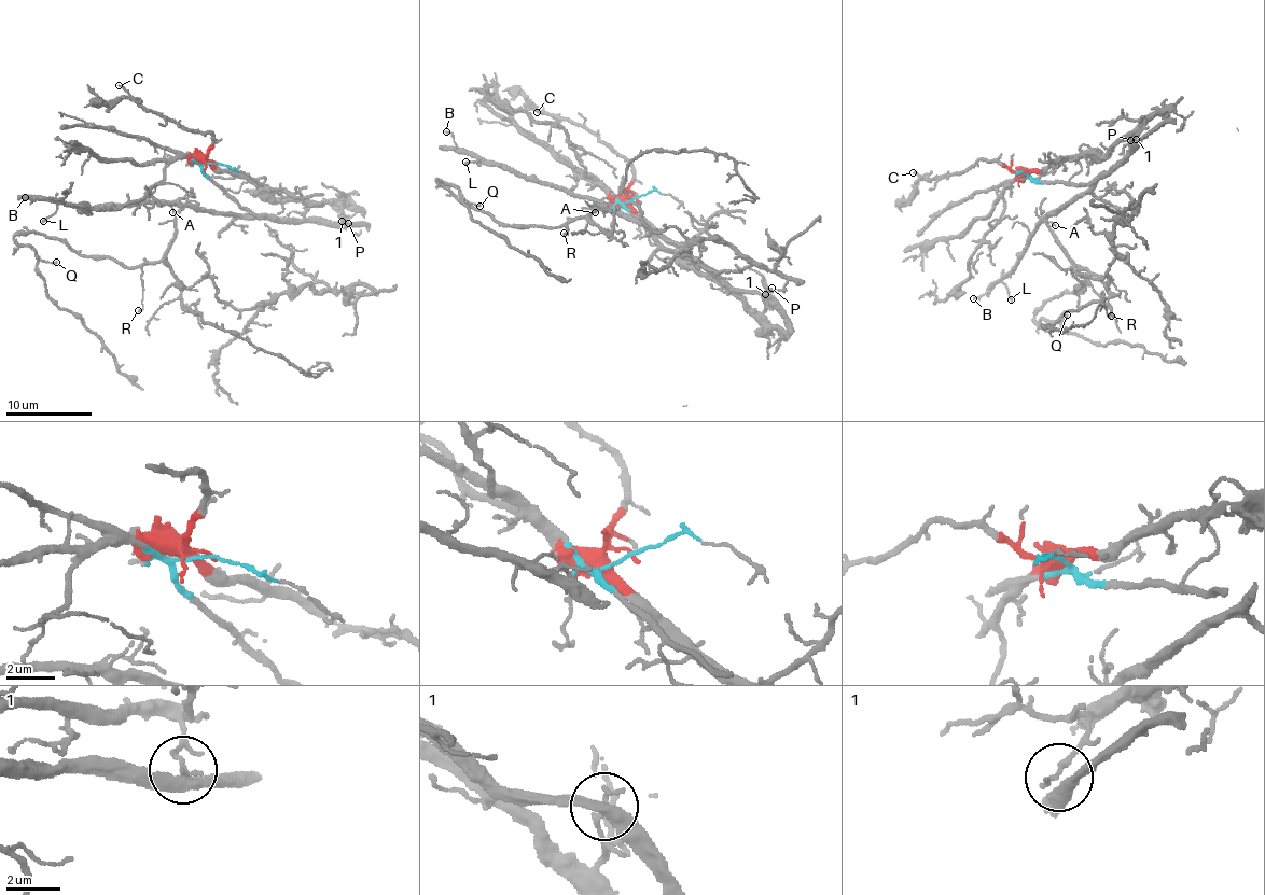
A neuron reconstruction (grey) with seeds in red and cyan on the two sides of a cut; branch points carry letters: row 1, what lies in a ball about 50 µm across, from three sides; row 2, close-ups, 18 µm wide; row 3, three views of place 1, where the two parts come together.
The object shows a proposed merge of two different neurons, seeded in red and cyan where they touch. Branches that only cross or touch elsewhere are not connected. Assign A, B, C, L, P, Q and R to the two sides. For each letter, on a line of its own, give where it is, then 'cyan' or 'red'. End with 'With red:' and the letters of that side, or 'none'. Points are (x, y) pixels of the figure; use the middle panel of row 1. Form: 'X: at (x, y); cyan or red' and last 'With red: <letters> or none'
A: at (595, 212); cyan
B: at (446, 131); cyan
C: at (537, 112); red
L: at (466, 162); cyan
P: at (772, 288); red
Q: at (480, 206); cyan
R: at (564, 233); cyan
With red: C, P

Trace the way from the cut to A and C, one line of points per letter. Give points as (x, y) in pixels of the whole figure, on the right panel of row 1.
A: (1023, 171), (1040, 181), (1090, 184), (1093, 189), (1042, 221), (1055, 225)
C: (1023, 171), (1016, 172), (997, 162), (979, 159), (964, 171), (927, 181), (914, 172)

